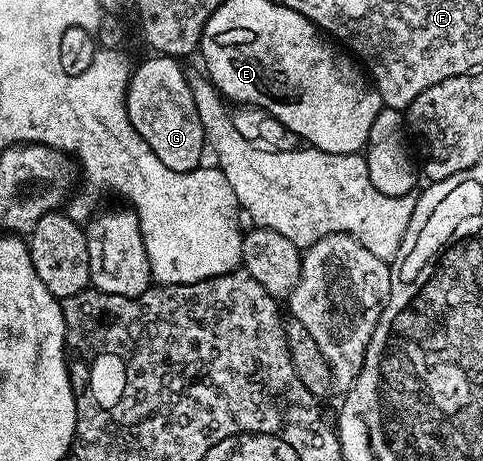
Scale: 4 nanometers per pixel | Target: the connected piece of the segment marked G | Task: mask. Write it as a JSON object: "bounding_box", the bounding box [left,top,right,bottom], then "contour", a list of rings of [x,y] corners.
{"bounding_box":[127,55,206,173],"contour":[[[163,55],[149,56],[149,61],[144,61],[136,70],[131,70],[131,77],[128,83],[127,106],[130,123],[134,125],[135,131],[146,139],[150,151],[170,167],[170,171],[188,173],[191,169],[197,168],[200,161],[206,157],[206,142],[204,139],[204,125],[198,119],[198,107],[194,103],[192,88],[188,86],[188,73],[183,69],[181,62],[175,57]]]}

